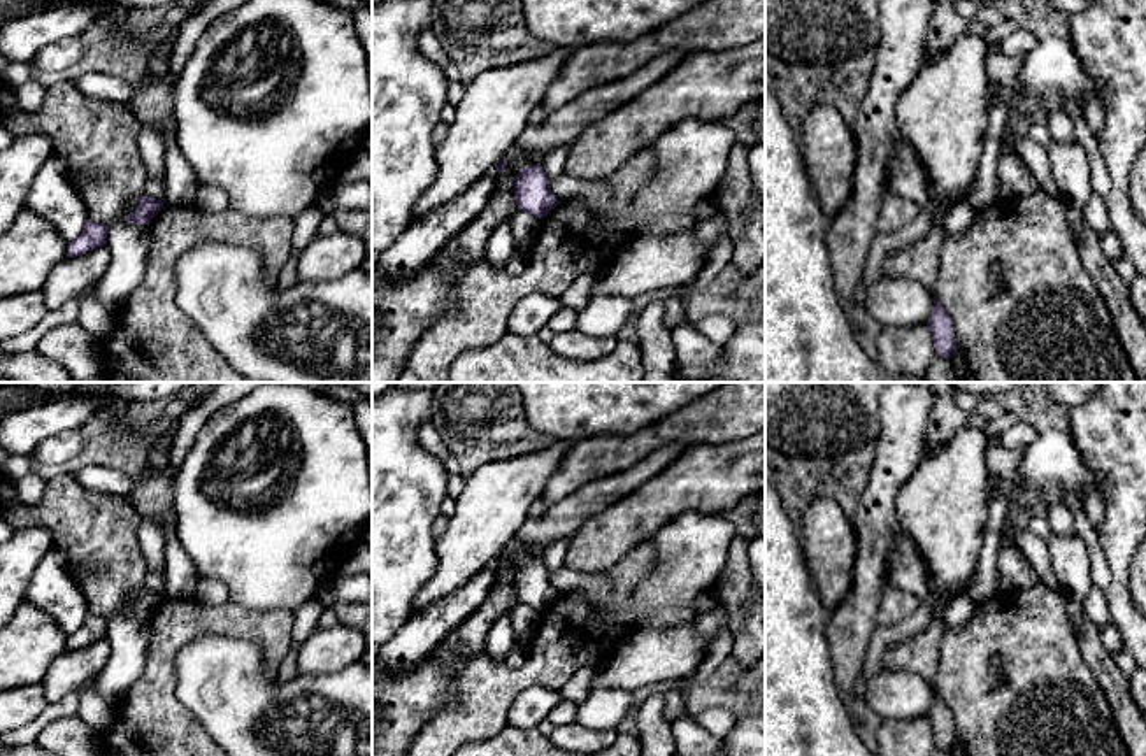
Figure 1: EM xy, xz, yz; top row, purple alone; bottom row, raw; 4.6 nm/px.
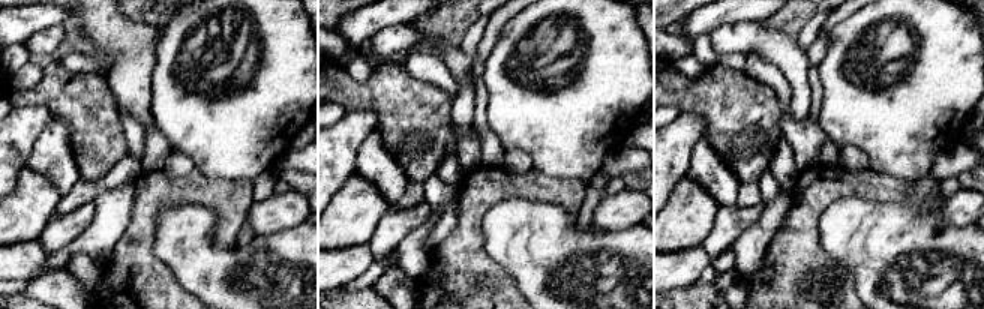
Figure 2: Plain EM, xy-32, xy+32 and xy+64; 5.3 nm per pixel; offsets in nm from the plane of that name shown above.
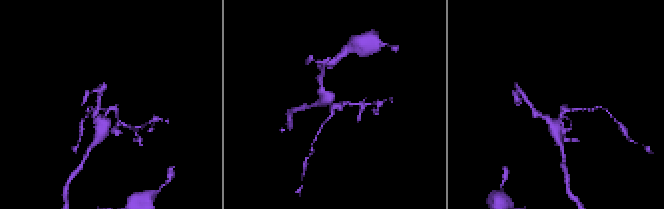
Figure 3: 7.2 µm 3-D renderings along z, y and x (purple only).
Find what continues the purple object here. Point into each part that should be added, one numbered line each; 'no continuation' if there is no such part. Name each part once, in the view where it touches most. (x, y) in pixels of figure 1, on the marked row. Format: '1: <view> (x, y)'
no continuation

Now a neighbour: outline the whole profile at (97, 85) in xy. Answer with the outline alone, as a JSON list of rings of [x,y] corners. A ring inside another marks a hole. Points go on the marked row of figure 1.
[[[84,72],[74,81],[75,88],[91,98],[119,103],[132,111],[135,86],[107,72]]]

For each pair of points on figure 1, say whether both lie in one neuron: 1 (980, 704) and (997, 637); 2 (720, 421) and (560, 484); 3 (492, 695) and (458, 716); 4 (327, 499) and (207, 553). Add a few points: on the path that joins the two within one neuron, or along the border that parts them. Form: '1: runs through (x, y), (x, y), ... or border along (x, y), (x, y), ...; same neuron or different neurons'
1: runs through (980, 688), (981, 653); same neuron
2: runs through (680, 427), (653, 435), (625, 451), (601, 455); same neuron
3: runs through (483, 700), (467, 716); same neuron
4: runs through (297, 518), (278, 535), (237, 535); same neuron

